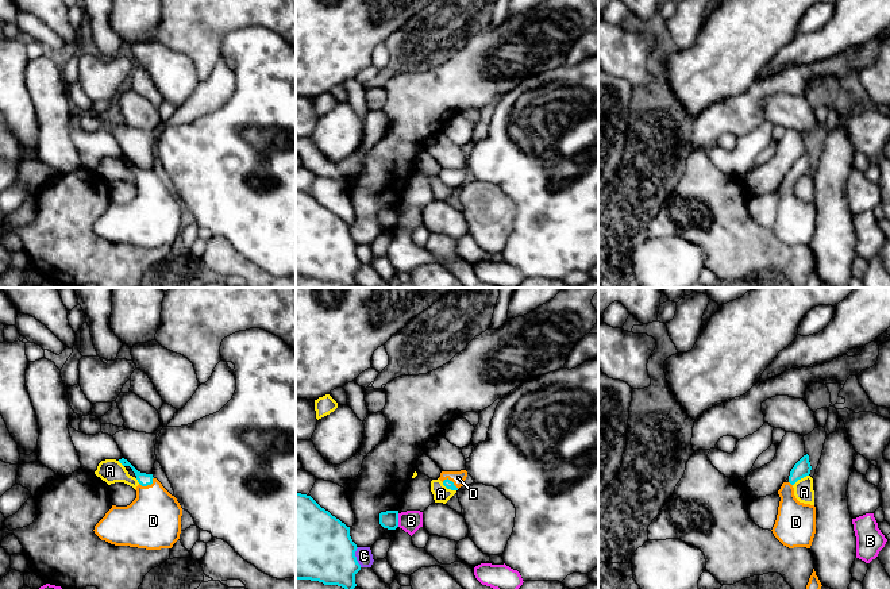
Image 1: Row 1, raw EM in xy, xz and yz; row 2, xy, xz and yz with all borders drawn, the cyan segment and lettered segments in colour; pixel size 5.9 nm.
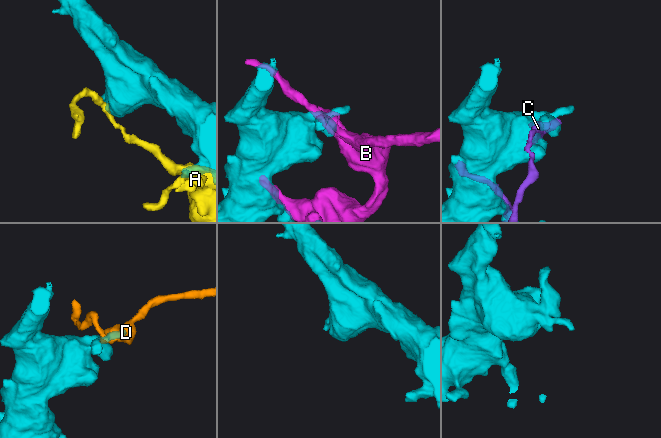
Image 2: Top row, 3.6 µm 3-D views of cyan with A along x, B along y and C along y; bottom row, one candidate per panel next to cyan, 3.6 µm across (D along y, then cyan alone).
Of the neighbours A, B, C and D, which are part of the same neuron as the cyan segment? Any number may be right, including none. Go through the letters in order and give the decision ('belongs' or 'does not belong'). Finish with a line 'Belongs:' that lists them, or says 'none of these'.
A: does not belong
B: does not belong
C: does not belong
D: belongs
Belongs: D

